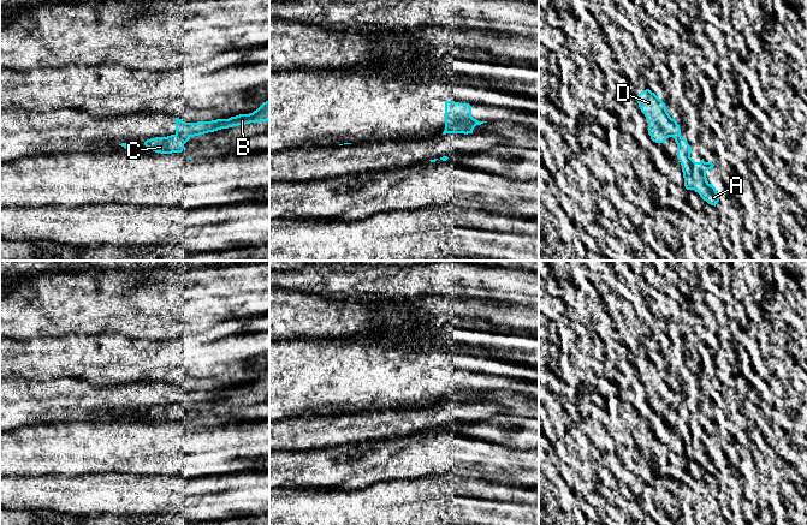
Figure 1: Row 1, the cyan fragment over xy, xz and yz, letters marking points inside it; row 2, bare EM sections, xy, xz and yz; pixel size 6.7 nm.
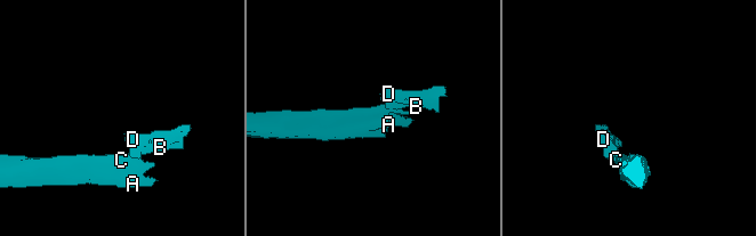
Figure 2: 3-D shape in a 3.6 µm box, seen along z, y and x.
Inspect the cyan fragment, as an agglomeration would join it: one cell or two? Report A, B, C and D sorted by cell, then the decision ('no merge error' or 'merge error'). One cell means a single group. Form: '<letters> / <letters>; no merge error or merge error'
A C / B D; merge error

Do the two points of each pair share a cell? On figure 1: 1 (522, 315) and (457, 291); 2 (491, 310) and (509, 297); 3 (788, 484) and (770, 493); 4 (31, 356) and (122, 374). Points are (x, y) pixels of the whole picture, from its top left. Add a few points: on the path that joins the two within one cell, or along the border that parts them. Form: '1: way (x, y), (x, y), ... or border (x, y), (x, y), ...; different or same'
1: way (505, 314), (473, 308); same
2: border (503, 300), (526, 305); different
3: border (764, 476), (778, 487), (783, 496); different
4: way (54, 357), (89, 357), (99, 359); same

